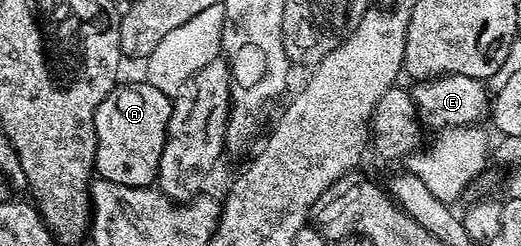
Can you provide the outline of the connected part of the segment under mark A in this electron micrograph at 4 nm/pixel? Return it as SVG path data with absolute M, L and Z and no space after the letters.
M147 81L124 83L115 86L114 92L100 101L100 109L96 109L94 170L116 185L149 187L158 178L172 99Z

